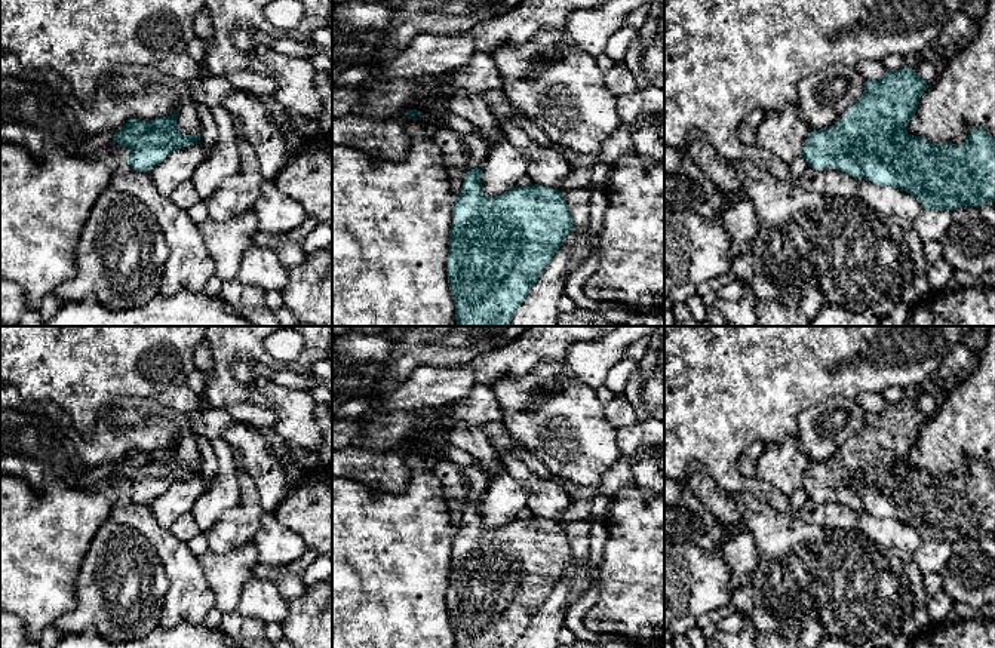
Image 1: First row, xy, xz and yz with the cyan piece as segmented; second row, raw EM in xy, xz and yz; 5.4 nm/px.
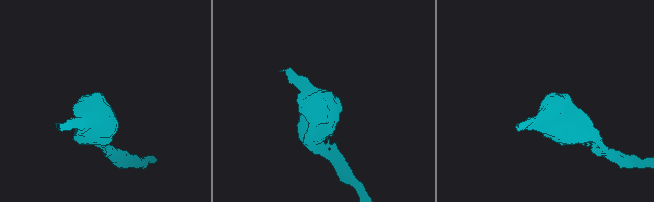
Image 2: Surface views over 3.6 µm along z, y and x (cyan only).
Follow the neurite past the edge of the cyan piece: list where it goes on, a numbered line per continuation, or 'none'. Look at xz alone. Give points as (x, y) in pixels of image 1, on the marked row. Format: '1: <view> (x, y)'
1: xz (389, 137)

